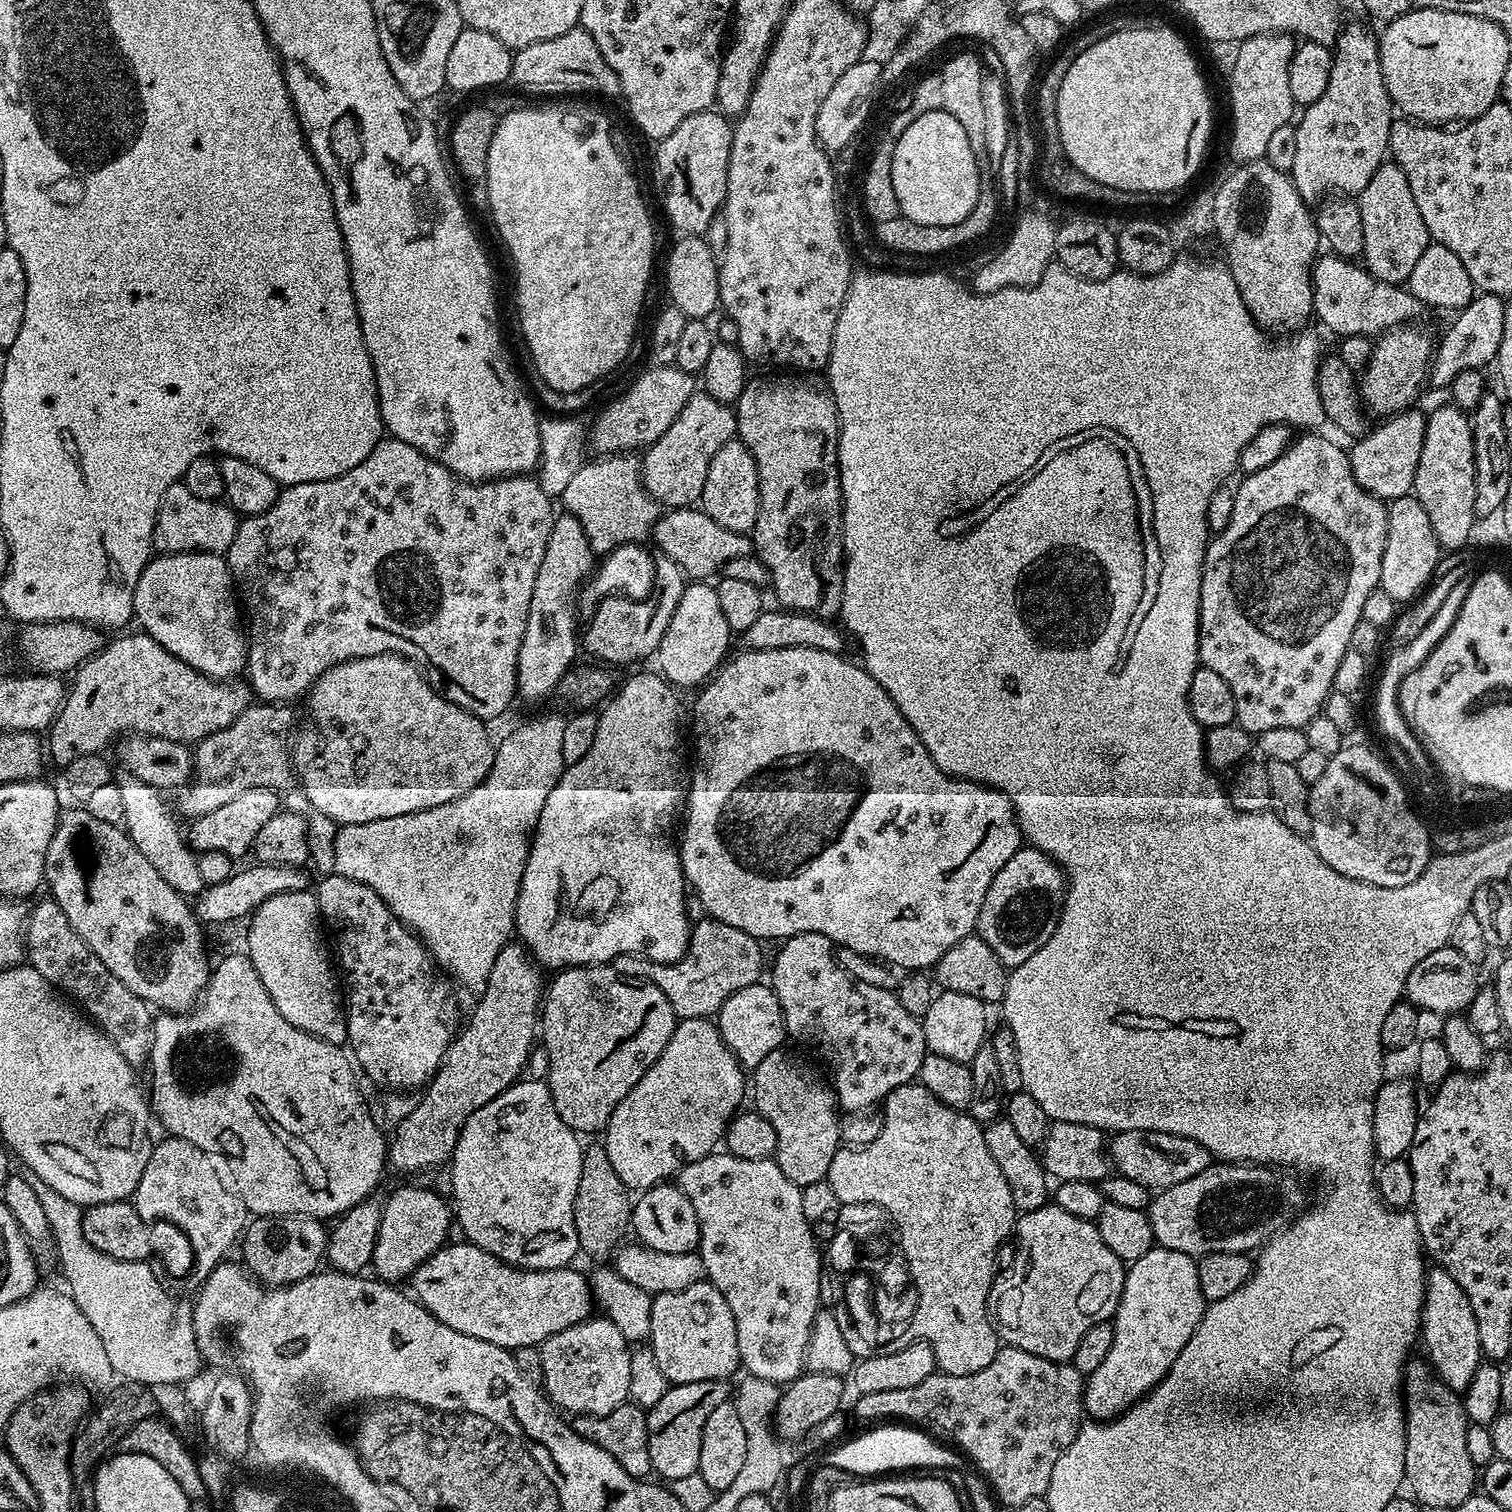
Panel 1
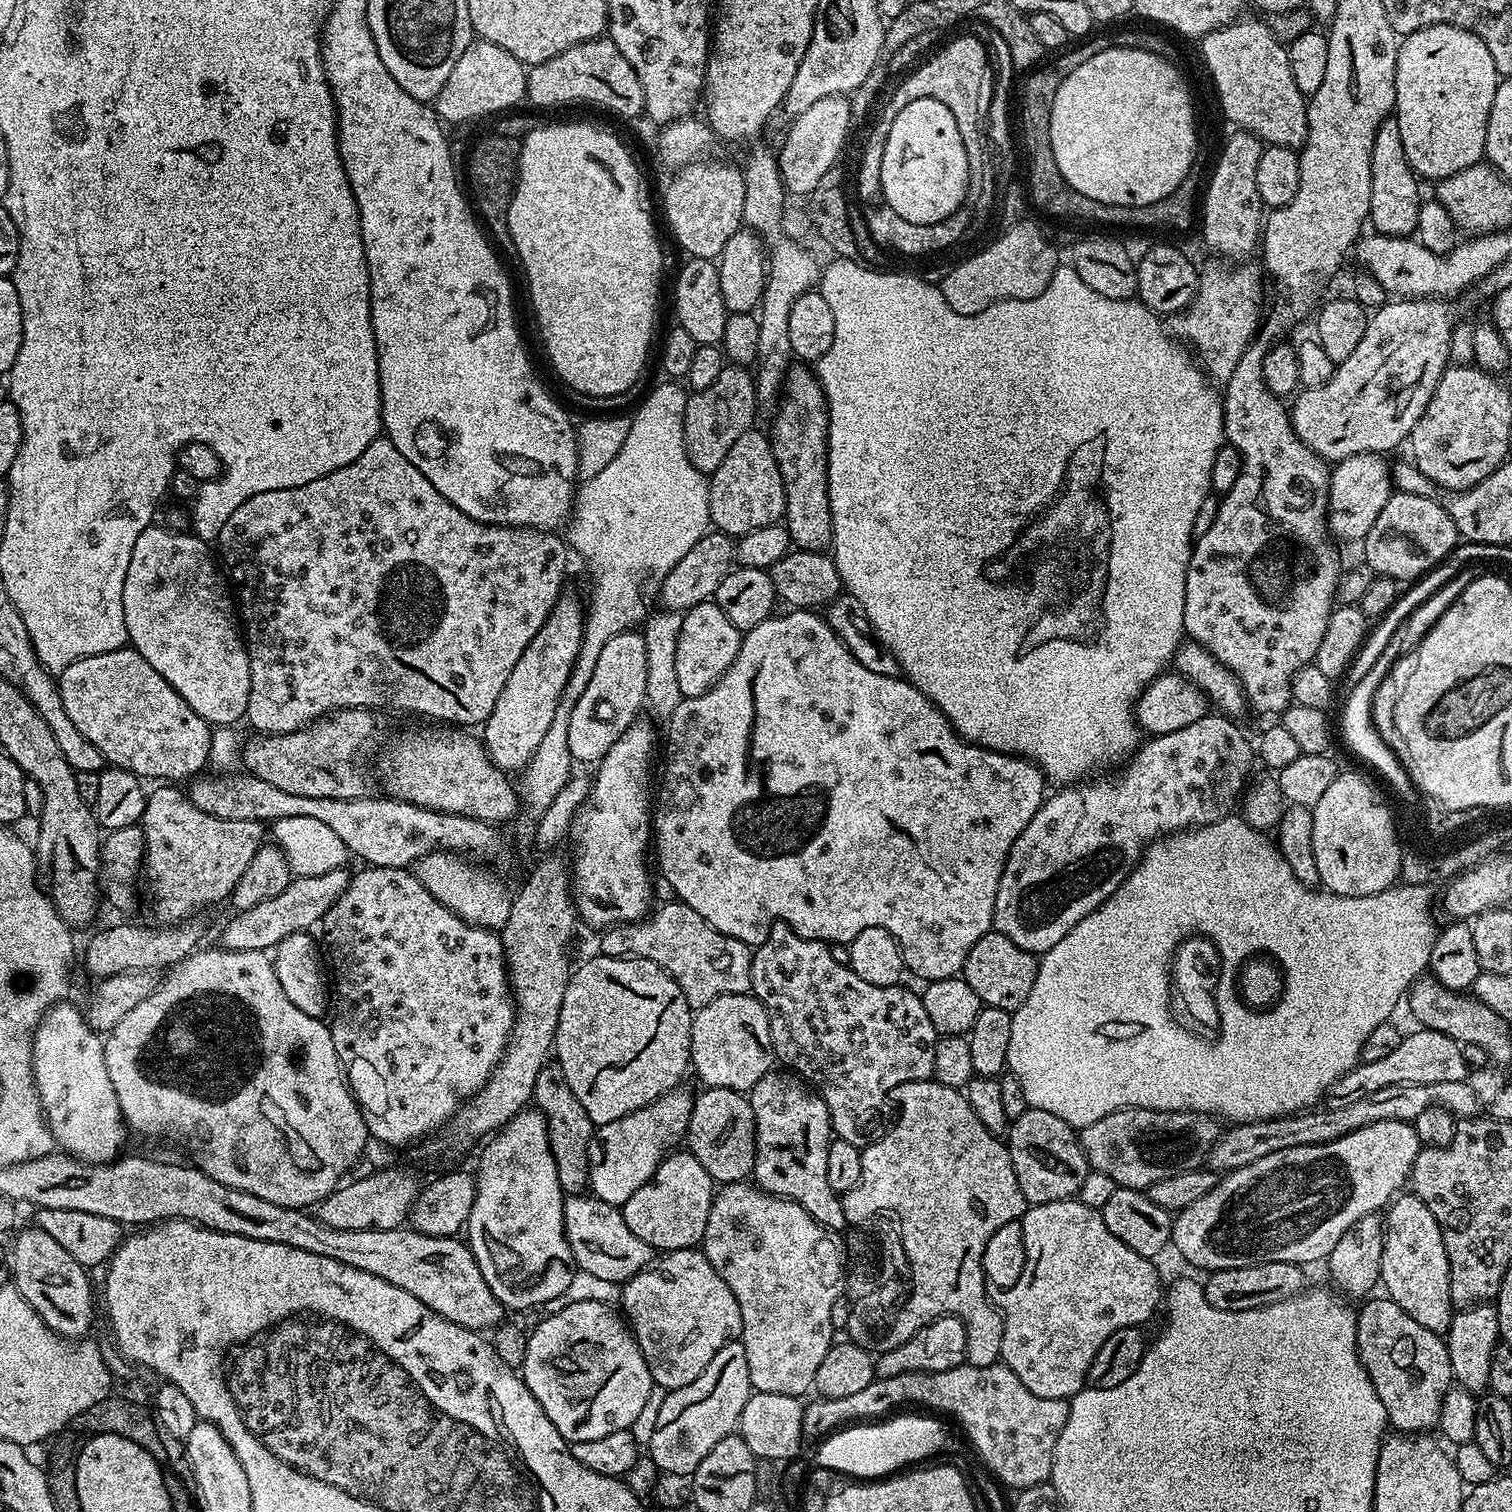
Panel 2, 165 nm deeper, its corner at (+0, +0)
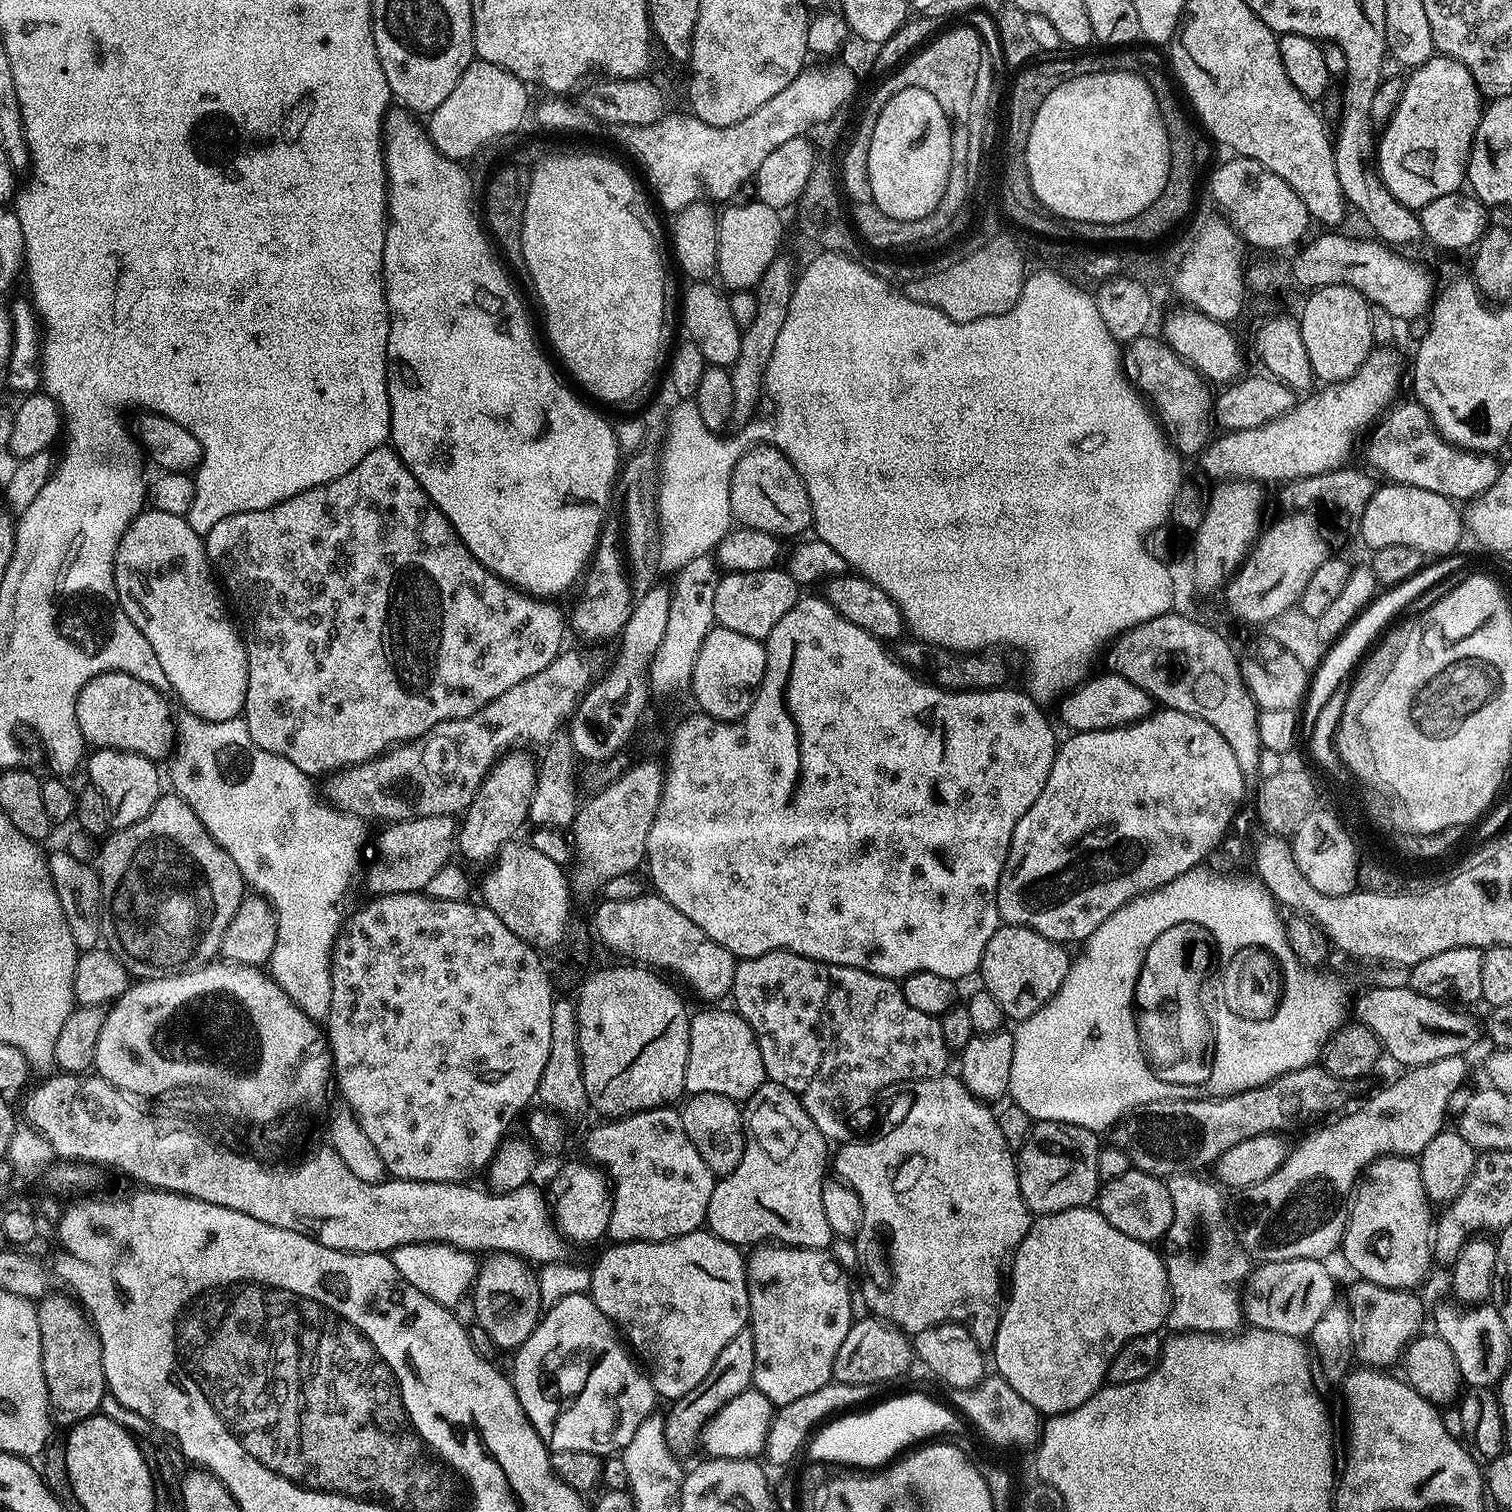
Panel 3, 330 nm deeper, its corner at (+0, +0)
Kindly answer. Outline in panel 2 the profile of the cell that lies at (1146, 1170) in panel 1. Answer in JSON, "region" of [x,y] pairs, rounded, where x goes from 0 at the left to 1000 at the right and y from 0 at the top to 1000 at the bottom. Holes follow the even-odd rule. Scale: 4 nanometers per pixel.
{"region":[[[971,714],[967,716],[951,716],[950,717],[925,717],[916,718],[914,721],[909,721],[909,724],[903,724],[903,726],[896,726],[890,730],[878,731],[874,735],[863,734],[859,737],[847,738],[843,741],[830,741],[826,743],[818,743],[813,745],[804,753],[799,762],[798,772],[800,775],[809,776],[815,775],[821,771],[827,771],[827,769],[832,769],[832,766],[837,766],[837,763],[843,763],[845,761],[853,761],[853,758],[866,758],[882,755],[896,747],[901,747],[901,745],[909,745],[909,742],[931,741],[936,742],[938,737],[944,733],[956,733],[964,739],[974,739],[979,735],[980,728],[976,726]]]}

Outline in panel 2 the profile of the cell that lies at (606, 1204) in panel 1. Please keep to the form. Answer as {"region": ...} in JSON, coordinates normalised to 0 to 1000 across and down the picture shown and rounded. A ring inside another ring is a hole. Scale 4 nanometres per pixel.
{"region":[[[363,702],[356,710],[356,716],[353,716],[352,724],[354,732],[360,736],[360,741],[362,745],[362,755],[369,771],[369,782],[374,791],[386,791],[390,788],[390,779],[390,758],[393,751],[393,744],[390,742],[390,737],[385,734],[385,729],[380,726],[380,721],[374,716],[374,710],[372,710],[370,703]]]}

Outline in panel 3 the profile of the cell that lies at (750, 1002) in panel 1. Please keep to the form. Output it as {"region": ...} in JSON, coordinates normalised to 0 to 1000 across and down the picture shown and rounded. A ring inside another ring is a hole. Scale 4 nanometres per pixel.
{"region":[[[468,665],[466,669],[463,669],[455,675],[456,679],[456,692],[455,692],[455,702],[454,702],[454,713],[452,714],[453,723],[460,724],[469,722],[478,724],[480,726],[487,729],[494,728],[507,716],[505,706],[504,705],[504,694],[500,688],[499,681],[489,673],[489,669],[483,666]]]}

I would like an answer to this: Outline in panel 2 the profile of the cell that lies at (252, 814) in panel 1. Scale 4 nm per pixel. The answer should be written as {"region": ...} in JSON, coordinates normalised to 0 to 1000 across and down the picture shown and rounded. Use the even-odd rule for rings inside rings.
{"region":[[[103,520],[97,524],[98,530],[95,534],[94,547],[96,552],[95,569],[97,581],[101,584],[103,593],[108,598],[116,598],[114,601],[113,608],[121,609],[129,601],[134,598],[143,598],[145,595],[150,596],[157,586],[160,578],[163,578],[163,573],[165,573],[165,567],[175,558],[176,548],[171,542],[150,542],[142,538],[136,538],[136,536],[131,536],[124,526],[118,524],[116,520]]]}

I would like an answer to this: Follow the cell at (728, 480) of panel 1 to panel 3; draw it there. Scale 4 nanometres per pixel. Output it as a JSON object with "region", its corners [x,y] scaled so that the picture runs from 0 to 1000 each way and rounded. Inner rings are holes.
{"region":[[[510,292],[503,294],[501,296],[495,296],[488,303],[483,316],[483,337],[485,345],[487,347],[504,351],[514,356],[519,356],[519,354],[526,356],[534,353],[532,352],[534,349],[535,351],[538,349],[536,327],[533,327],[533,321],[530,319],[528,311],[525,311],[525,308],[520,303],[520,300],[515,299],[513,294]]]}

